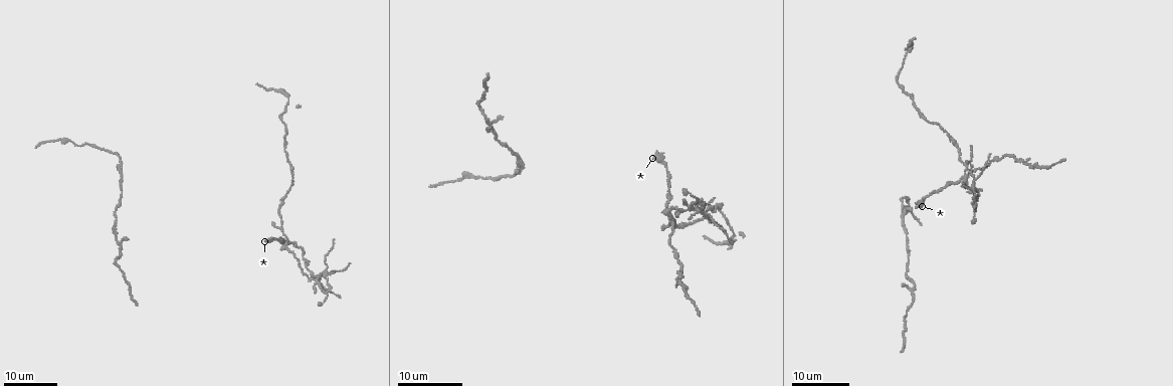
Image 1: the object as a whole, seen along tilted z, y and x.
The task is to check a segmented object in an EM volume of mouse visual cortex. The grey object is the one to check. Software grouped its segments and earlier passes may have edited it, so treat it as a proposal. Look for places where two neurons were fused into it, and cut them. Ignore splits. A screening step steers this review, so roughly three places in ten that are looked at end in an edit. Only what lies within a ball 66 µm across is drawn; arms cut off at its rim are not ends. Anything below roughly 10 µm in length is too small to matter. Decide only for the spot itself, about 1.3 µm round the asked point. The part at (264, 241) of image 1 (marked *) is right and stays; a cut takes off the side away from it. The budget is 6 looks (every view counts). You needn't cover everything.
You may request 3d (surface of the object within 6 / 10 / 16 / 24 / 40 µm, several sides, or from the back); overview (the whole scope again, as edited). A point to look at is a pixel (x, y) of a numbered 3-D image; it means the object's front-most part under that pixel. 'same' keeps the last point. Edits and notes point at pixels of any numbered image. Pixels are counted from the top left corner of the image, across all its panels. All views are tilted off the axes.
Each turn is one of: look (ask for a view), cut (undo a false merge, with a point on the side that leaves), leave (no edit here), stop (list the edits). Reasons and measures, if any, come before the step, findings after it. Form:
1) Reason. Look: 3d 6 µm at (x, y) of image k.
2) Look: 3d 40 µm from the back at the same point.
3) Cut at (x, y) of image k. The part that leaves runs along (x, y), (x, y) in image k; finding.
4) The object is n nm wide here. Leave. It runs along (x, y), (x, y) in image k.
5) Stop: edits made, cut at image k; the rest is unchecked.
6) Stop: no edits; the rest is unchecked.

Arms run side by side. Look: 3d 24 µm at (668, 215) of image 1.

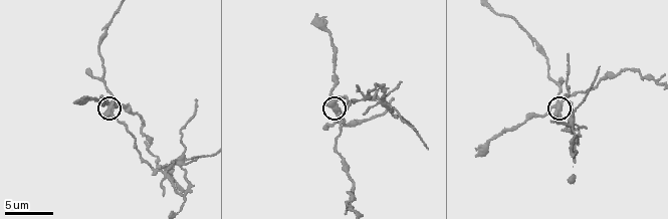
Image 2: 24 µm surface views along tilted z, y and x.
Zoom in. Look: 3d 10 µm at (335, 108) of image 2.

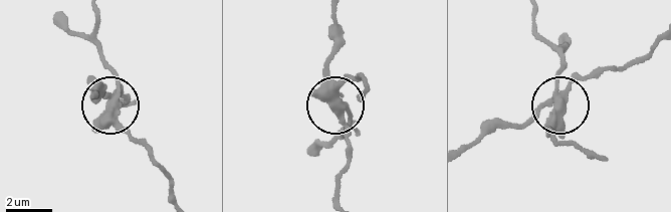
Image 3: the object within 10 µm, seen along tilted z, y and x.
The object is 350 nm wide here. Cut at (351, 113) of image 3. A second neuron is stuck on.

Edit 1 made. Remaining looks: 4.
A fork. Look: 3d 16 µm at (121, 248) of image 1.

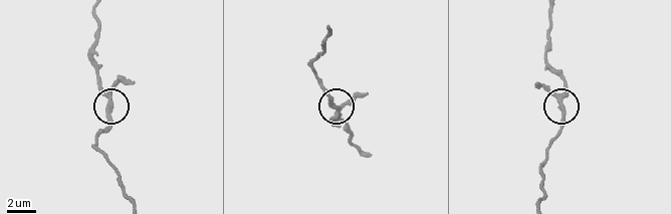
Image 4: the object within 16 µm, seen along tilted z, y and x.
Look: 3d 6 µm at (109, 97) of image 4.

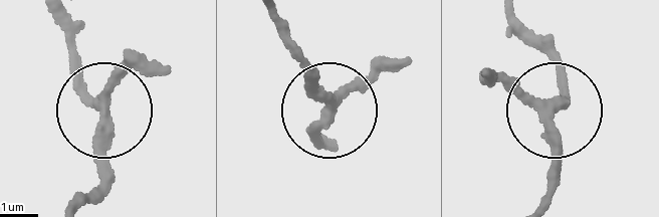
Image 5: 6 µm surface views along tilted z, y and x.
The object is 270 nm wide here. Leave. Continuous, no second neuron.

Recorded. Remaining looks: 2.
Sudden change in width. Look: 3d 24 µm at (901, 220) of image 1.

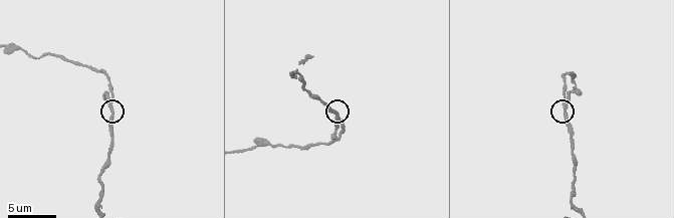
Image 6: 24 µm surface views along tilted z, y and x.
Closer look. Look: 3d 6 µm at (110, 107) of image 6.

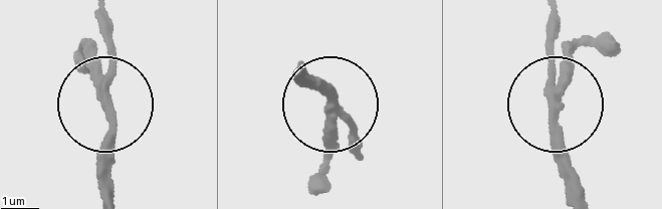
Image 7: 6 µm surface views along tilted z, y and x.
Cut at (109, 51) of image 7. The part that leaves runs along (548, 97), (550, 10) in image 7; a second neuron is stuck on.

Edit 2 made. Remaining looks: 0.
Stop: edits made, cut at image 3, cut at image 7; the rest is unchecked.

